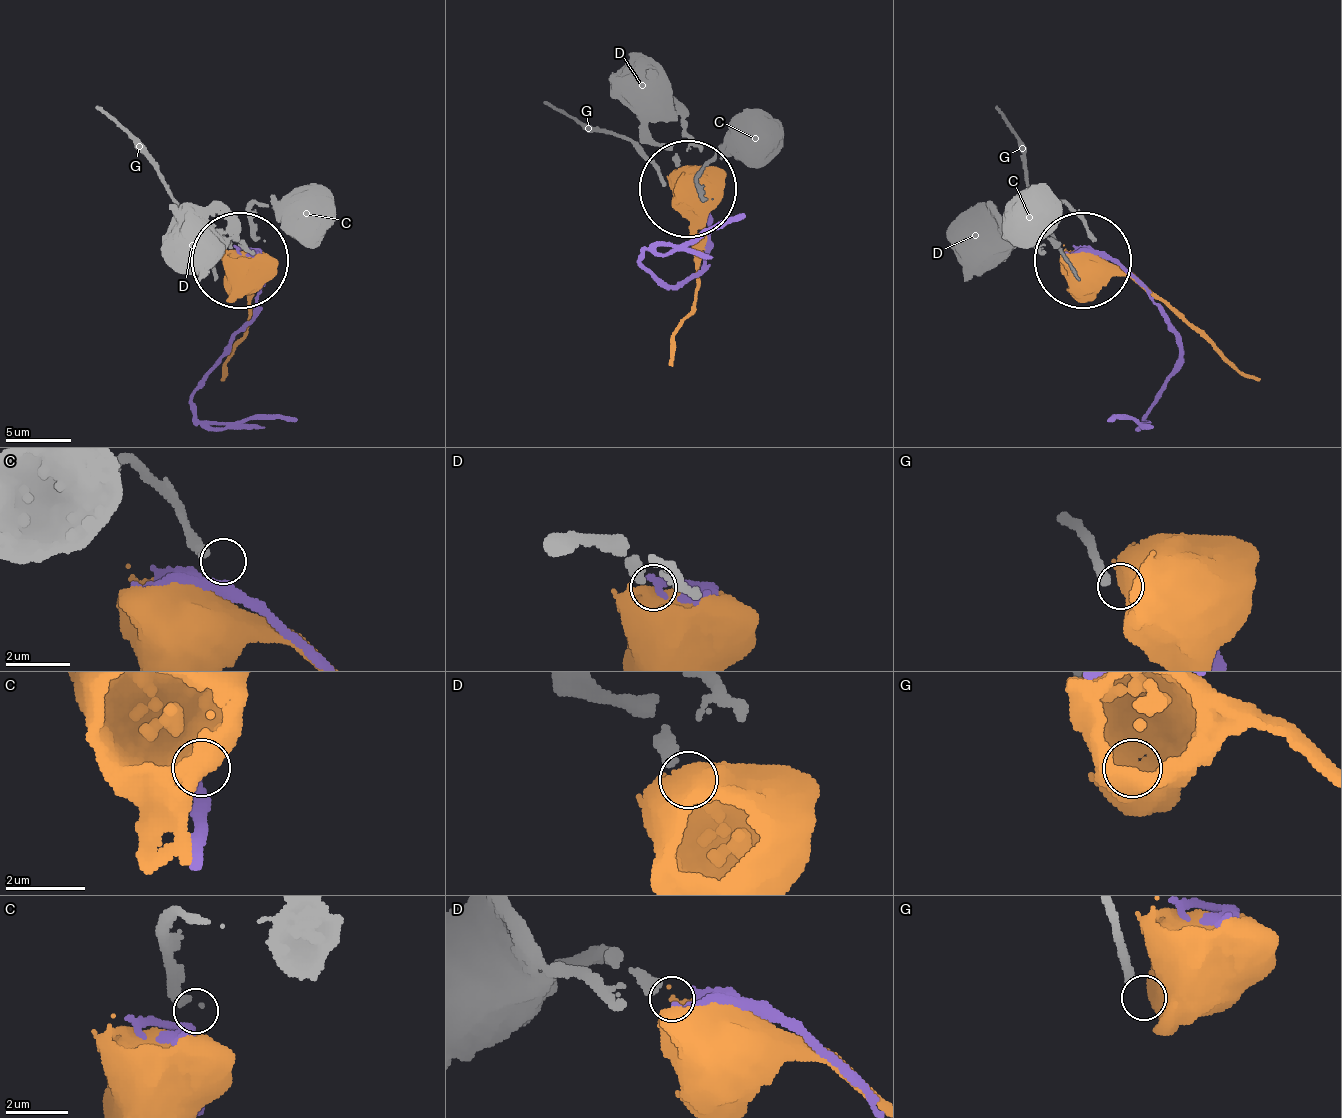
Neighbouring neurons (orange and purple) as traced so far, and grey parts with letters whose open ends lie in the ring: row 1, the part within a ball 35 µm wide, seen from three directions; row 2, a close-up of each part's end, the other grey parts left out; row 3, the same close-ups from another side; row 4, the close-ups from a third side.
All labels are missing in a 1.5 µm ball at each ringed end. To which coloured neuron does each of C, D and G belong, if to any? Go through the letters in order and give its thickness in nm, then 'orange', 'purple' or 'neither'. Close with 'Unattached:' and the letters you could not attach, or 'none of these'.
C: calibre 360 nm; neither
D: calibre 400 nm; purple
G: calibre 280 nm; neither
Unattached: C, G

